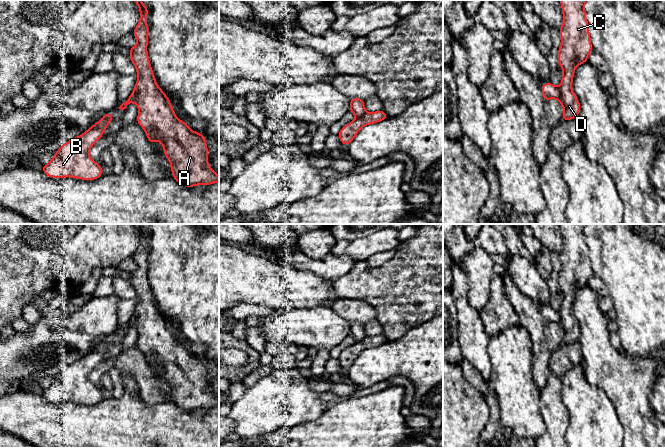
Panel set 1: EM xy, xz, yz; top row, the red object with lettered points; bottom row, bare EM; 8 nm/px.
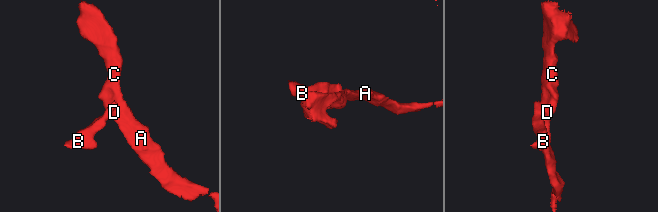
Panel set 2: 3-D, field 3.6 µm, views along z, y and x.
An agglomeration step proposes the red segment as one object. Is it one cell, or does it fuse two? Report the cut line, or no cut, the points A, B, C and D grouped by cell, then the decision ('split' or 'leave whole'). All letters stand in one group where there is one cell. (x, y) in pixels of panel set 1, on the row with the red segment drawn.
cut in xz along (366, 112), (356, 118); A C D / B; split

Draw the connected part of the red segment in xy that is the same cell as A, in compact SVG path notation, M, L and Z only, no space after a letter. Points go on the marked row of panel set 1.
M133 0L140 9L140 20L132 31L137 40L135 47L129 48L129 59L133 62L138 73L138 80L133 90L133 102L138 106L137 123L144 129L150 143L157 140L164 147L164 156L168 158L172 169L173 179L180 184L192 187L210 185L219 182L219 176L208 165L208 148L205 136L192 131L186 122L179 120L170 104L170 99L164 94L155 81L147 53L149 27L146 24L148 8L141 0Z

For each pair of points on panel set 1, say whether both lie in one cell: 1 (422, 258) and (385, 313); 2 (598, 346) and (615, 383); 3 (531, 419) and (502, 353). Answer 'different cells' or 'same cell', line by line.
1: same cell
2: same cell
3: same cell

